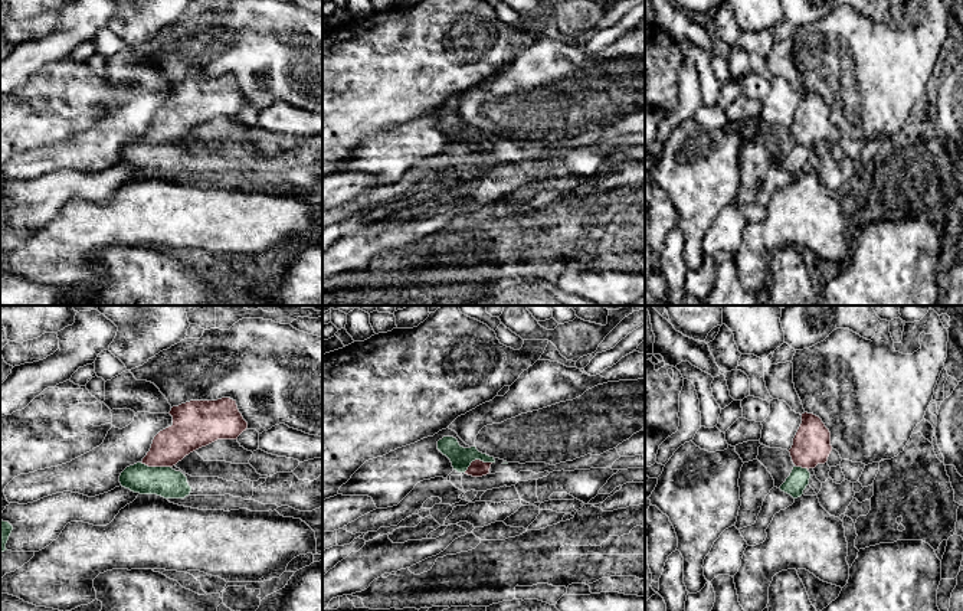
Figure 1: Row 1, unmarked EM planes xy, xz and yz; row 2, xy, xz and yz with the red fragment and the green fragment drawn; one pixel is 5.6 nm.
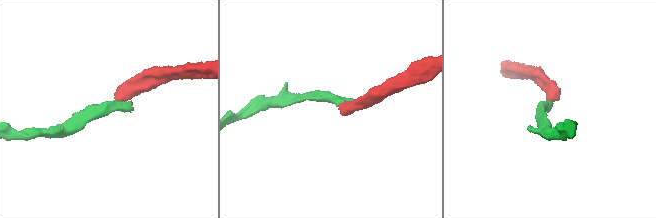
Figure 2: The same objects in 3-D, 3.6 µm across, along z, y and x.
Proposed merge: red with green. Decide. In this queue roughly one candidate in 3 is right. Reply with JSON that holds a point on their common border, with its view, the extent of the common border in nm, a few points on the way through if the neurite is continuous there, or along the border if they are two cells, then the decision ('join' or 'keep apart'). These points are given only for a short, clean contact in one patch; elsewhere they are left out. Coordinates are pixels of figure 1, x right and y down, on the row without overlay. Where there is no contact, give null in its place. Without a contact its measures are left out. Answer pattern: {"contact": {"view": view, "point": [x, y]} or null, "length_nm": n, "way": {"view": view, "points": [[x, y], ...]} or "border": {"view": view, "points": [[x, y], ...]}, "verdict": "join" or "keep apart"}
{"contact": {"view": "xz", "point": [477, 137]}, "length_nm": 170, "border": {"view": "xz", "points": [[491, 139], [474, 137], [464, 149]]}, "verdict": "keep apart"}

